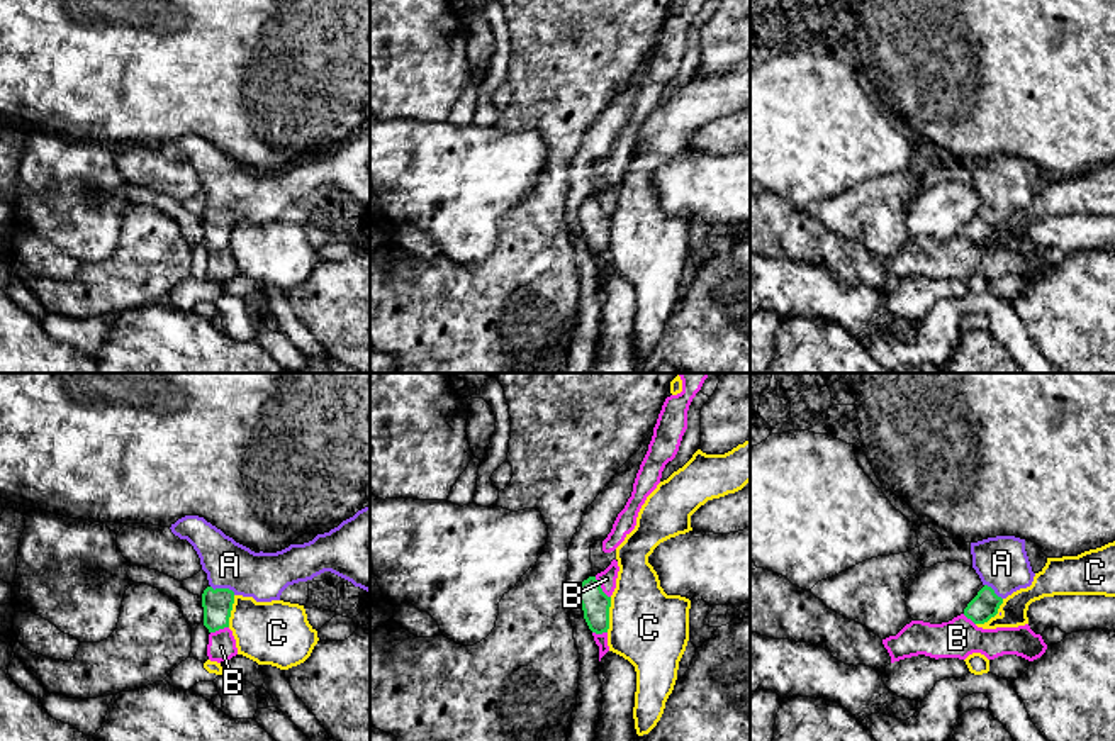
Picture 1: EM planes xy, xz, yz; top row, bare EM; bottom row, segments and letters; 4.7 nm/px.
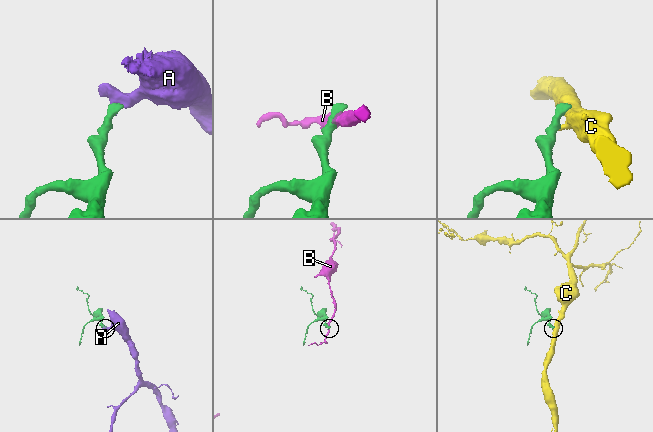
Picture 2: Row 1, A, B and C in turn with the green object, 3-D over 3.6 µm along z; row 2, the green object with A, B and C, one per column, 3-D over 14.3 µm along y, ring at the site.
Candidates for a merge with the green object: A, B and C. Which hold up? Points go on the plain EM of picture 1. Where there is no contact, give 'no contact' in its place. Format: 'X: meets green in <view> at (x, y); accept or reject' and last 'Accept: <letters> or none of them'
A: meets green in xy at (223, 209); accept
B: meets green in xz at (599, 207); reject
C: meets green in yz at (993, 236); reject
Accept: A

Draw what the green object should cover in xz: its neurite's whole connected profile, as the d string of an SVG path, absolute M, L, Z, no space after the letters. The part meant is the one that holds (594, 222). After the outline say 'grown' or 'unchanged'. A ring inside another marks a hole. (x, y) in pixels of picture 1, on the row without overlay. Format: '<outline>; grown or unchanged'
M589 197L579 205L577 219L589 249L596 254L608 253L611 217L602 212L596 197Z; unchanged

